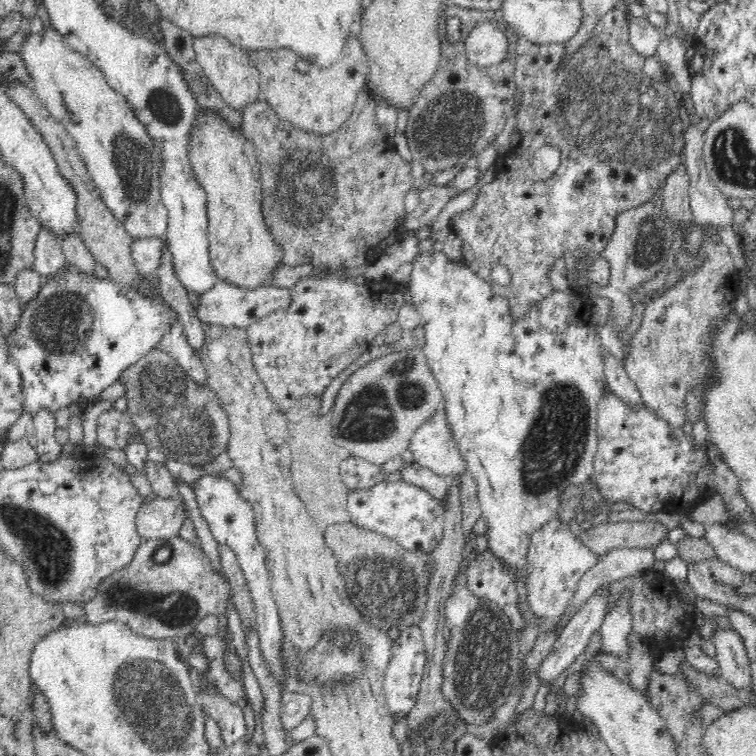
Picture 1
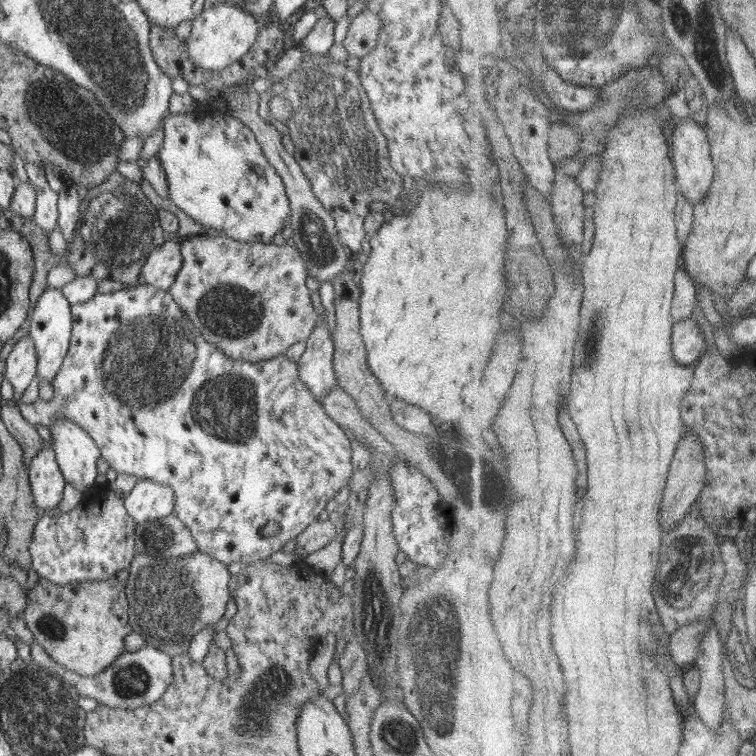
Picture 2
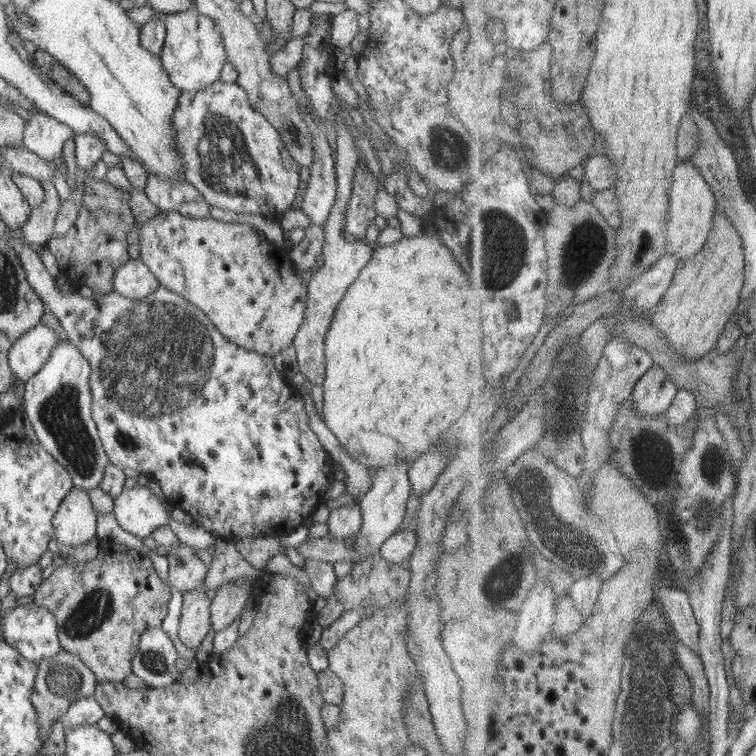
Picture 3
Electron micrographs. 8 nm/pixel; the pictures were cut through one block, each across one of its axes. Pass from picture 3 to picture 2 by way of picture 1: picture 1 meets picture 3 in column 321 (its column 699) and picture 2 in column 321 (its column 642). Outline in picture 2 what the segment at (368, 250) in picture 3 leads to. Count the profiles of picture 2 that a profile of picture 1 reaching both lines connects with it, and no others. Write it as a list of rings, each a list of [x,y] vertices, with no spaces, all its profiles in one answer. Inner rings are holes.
[[[317,324],[305,344],[305,351],[296,362],[299,378],[314,398],[321,402],[332,389],[339,387],[333,367],[335,344],[327,324]]]

